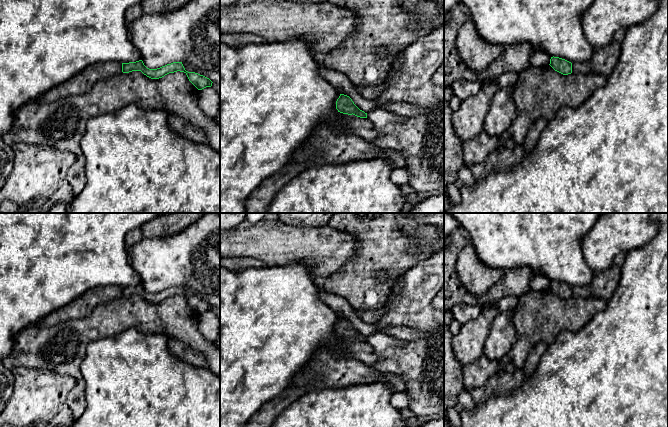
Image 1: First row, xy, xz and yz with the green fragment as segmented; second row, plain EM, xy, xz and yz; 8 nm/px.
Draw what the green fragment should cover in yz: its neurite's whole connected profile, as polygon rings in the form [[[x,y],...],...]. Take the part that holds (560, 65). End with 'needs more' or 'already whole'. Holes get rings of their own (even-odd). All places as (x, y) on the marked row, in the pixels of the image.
[[[551,57],[550,64],[549,64],[555,71],[563,74],[568,75],[572,73],[572,63],[559,58],[559,57]]]; already whole

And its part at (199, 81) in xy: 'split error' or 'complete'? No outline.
complete

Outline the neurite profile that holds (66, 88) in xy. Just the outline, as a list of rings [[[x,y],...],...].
[[[107,61],[86,67],[71,79],[63,82],[37,99],[38,102],[52,102],[71,94],[81,95],[88,92],[100,80],[110,78],[122,72],[122,63]]]

